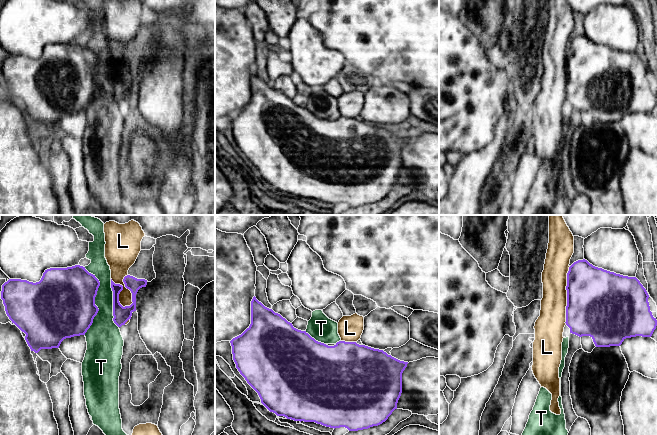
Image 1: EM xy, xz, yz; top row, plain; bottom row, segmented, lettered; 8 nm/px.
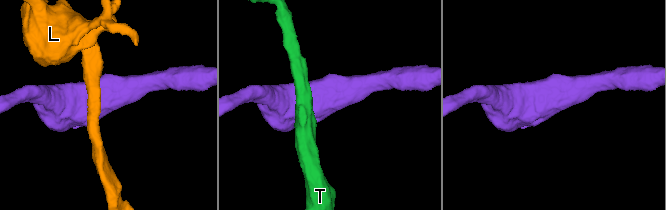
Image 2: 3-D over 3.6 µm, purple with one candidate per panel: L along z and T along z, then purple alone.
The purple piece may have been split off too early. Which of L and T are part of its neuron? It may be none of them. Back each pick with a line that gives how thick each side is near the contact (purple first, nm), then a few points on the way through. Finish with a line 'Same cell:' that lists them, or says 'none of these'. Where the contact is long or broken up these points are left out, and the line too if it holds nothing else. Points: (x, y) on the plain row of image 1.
Same cell: none of these

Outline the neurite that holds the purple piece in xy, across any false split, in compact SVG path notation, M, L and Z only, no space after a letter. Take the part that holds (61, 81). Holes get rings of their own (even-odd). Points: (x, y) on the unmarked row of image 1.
M83 42L50 44L36 59L9 55L2 61L1 75L9 95L26 110L31 127L38 129L41 125L59 124L66 114L85 111L99 87L95 81L99 62L99 56Z

